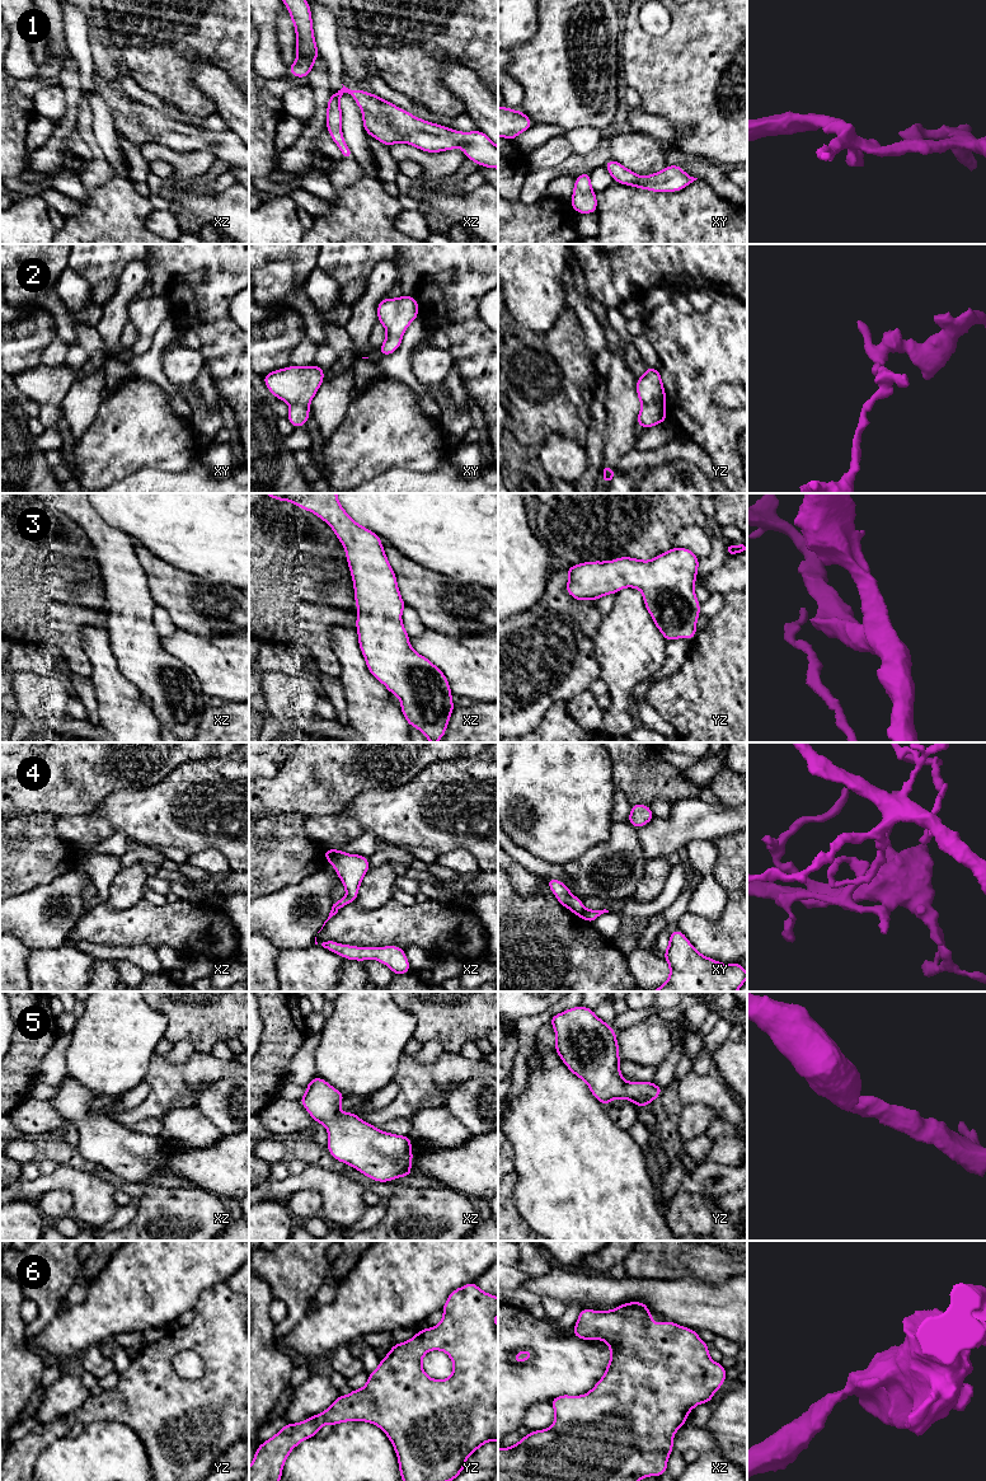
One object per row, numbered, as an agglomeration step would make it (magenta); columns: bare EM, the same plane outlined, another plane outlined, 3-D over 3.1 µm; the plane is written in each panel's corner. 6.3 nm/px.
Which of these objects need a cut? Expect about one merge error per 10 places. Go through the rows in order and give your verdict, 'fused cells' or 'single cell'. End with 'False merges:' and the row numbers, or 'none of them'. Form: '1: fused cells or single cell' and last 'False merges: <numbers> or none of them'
1: single cell
2: fused cells
3: single cell
4: fused cells
5: single cell
6: single cell
False merges: 2, 4

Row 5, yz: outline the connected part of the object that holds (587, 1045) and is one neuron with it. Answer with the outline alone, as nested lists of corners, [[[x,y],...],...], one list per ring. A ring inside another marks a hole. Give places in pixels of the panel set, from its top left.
[[[578,1006],[554,1014],[549,1021],[554,1028],[557,1042],[555,1051],[568,1069],[583,1079],[596,1100],[609,1106],[612,1098],[628,1098],[638,1107],[648,1106],[659,1097],[663,1087],[651,1082],[626,1082],[620,1074],[620,1056],[616,1032],[600,1020],[593,1009]]]

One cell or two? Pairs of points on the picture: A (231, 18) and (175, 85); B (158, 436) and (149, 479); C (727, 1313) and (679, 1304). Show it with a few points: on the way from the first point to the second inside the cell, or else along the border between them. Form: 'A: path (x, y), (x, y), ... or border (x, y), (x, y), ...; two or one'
A: path (214, 33), (179, 68); one
B: border (181, 470), (139, 469), (123, 479); two
C: path (715, 1307), (690, 1304); one

